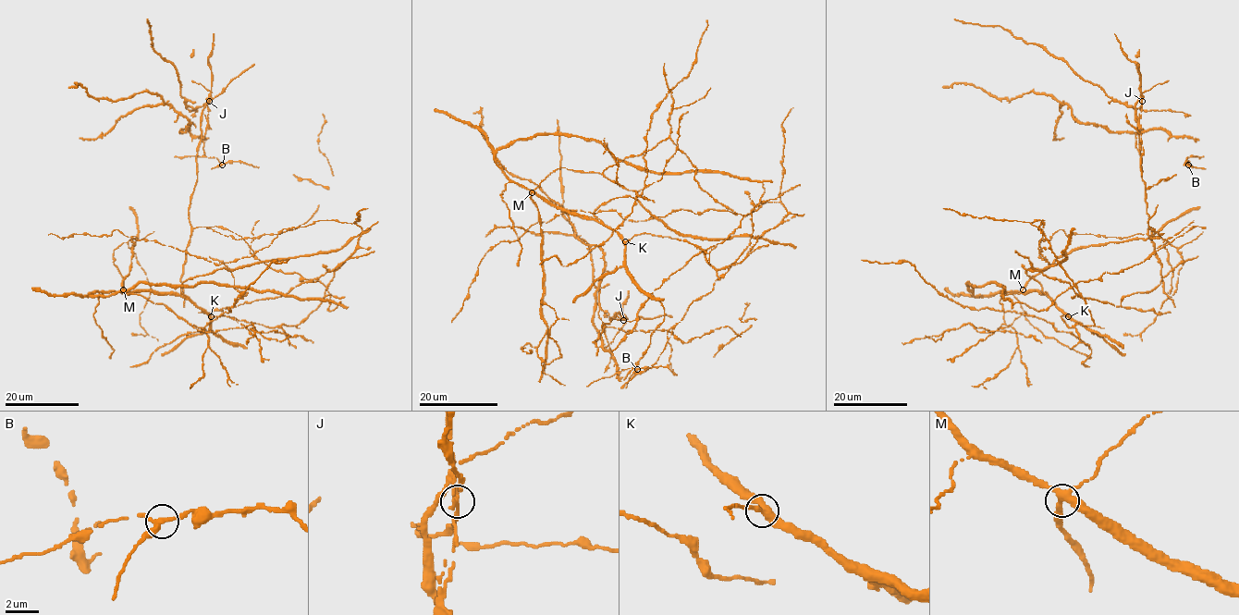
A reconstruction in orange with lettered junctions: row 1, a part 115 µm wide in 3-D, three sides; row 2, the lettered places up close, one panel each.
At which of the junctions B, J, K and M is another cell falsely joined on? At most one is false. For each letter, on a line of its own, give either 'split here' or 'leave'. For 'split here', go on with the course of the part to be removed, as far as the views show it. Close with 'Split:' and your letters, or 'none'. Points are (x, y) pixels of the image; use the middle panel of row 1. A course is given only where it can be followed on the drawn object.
B: leave
J: split here
K: leave
M: leave
Split: J

